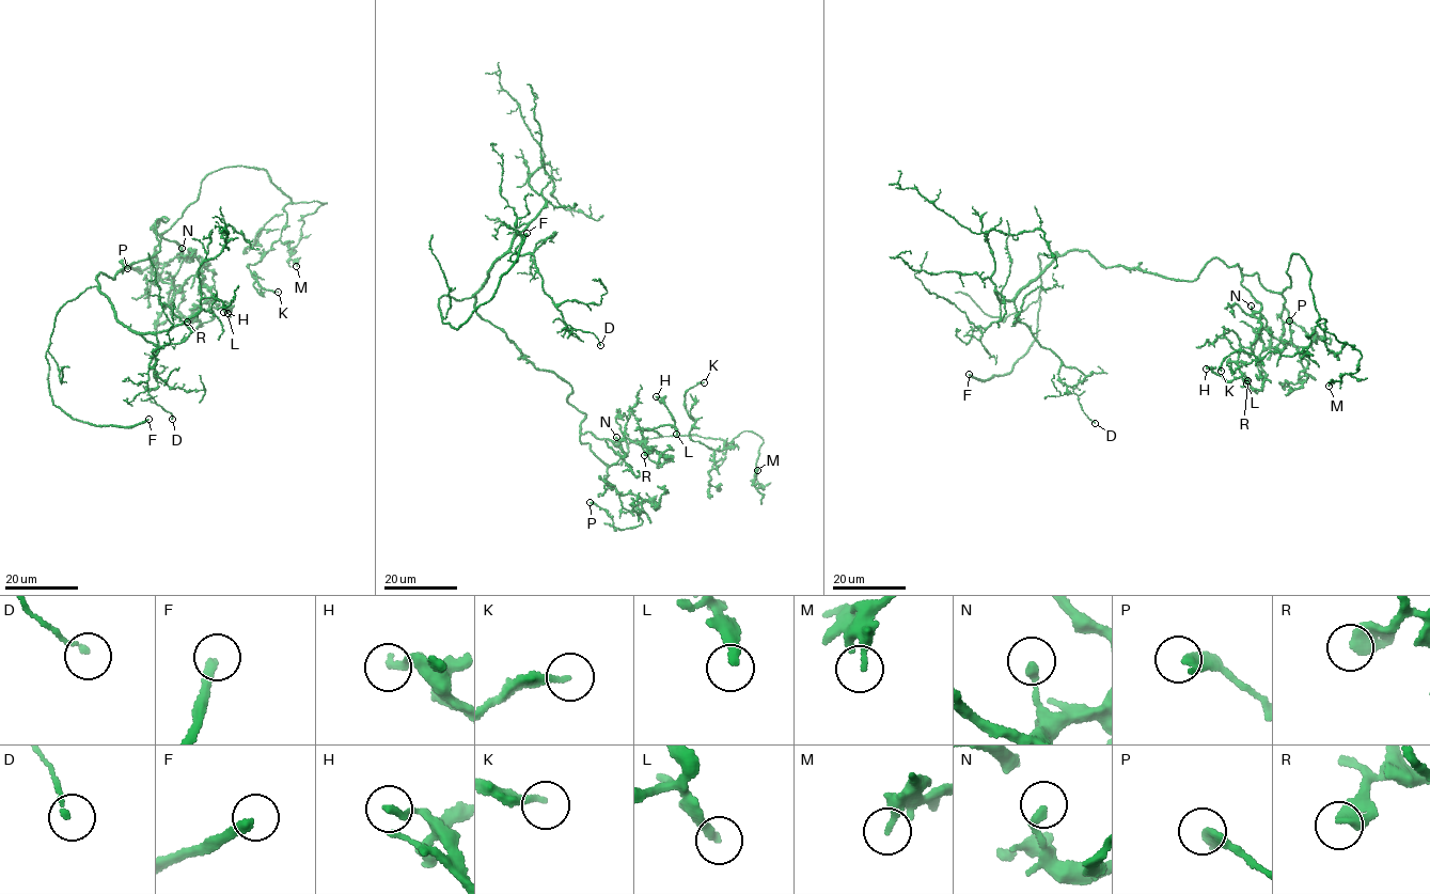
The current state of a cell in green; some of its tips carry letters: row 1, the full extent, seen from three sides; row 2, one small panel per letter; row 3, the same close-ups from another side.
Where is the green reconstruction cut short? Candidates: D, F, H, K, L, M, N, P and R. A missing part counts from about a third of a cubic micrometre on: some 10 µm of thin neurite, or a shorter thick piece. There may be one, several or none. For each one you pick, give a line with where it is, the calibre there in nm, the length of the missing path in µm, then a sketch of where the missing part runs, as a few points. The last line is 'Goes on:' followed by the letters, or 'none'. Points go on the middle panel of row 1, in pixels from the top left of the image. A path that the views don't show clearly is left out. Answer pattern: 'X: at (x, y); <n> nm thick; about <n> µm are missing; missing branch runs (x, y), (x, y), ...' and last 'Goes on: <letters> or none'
F: at (527, 233); 280 nm thick; about 9 µm are missing
Goes on: F

